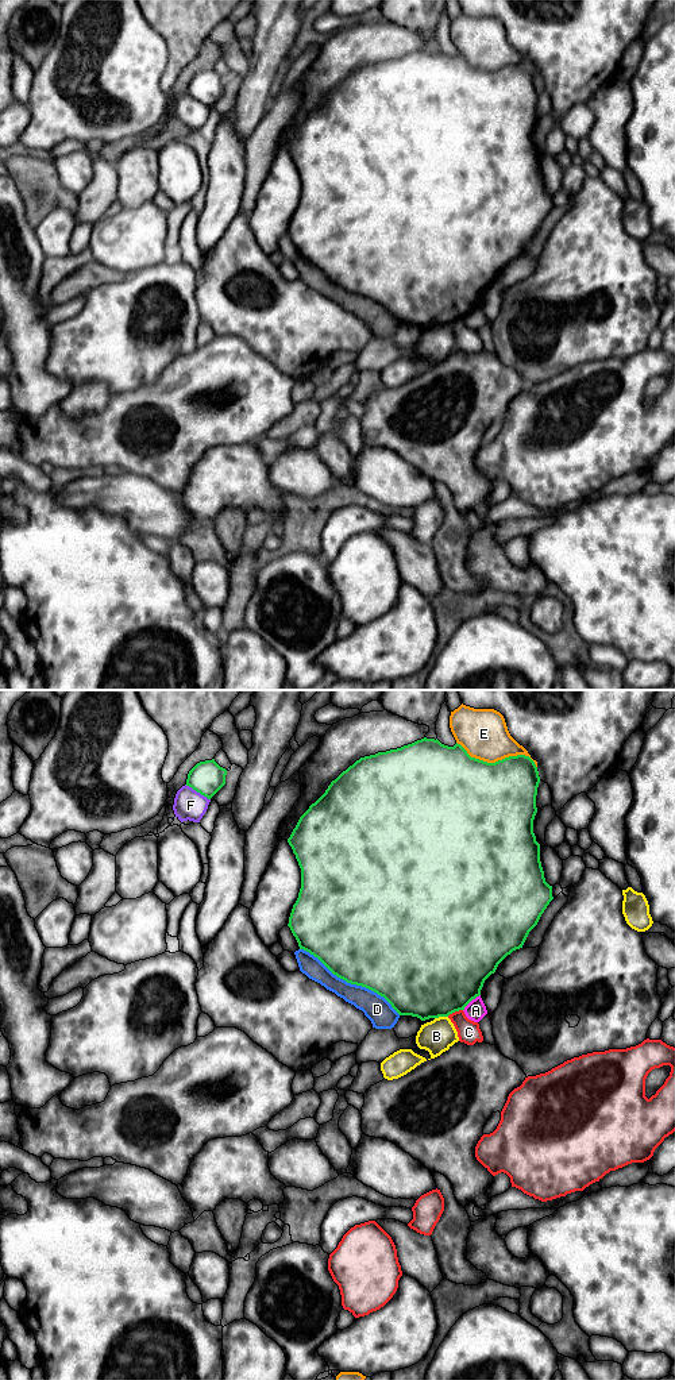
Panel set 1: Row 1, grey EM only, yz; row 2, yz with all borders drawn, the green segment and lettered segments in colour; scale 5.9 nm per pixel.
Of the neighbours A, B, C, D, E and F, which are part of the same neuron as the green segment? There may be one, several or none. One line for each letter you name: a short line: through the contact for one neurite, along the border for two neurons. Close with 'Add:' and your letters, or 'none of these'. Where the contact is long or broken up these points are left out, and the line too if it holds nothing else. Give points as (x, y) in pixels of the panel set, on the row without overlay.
Add: none of these

